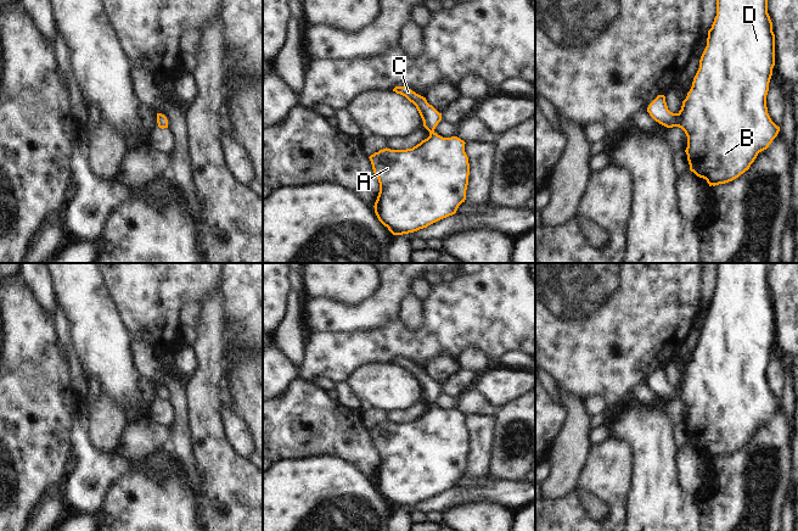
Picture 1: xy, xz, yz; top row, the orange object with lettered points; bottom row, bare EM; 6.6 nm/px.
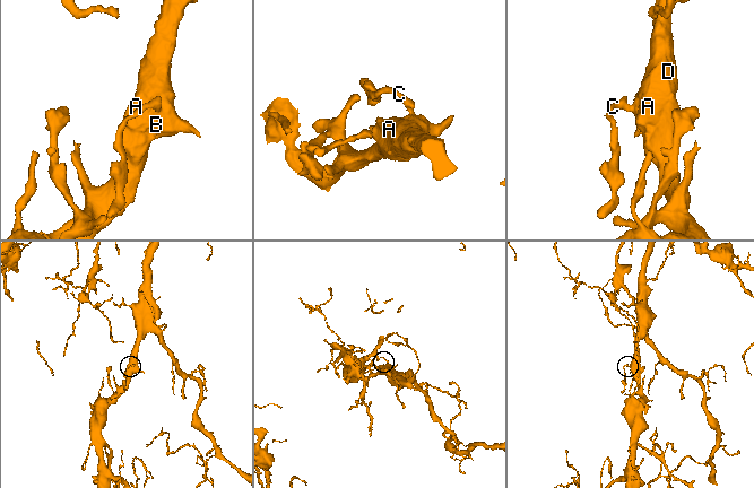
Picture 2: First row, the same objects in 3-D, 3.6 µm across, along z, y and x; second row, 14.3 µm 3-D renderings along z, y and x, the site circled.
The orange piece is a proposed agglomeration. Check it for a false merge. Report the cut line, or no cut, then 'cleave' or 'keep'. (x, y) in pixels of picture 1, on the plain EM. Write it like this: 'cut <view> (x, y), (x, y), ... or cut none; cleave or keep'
cut none; keep

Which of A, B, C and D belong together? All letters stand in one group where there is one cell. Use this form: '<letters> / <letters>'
A B C D

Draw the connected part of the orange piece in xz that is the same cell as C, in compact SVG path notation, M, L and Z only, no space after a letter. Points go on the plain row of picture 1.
M395 359L393 364L405 369L416 379L423 399L429 404L429 409L412 421L386 420L369 430L380 455L380 465L373 479L375 486L393 508L403 508L427 501L456 486L459 479L466 473L470 436L463 413L457 409L443 410L434 404L442 393L442 386L429 378L426 370L406 359Z

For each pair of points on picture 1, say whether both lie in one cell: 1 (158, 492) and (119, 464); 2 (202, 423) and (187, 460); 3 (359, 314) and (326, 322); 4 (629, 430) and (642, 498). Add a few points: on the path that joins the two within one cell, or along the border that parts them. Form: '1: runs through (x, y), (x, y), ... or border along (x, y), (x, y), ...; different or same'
1: border along (129, 462), (130, 467), (114, 481), (108, 491); different
2: border along (186, 419), (192, 458), (196, 471), (200, 475); different
3: runs through (350, 317), (335, 317); same
4: runs through (645, 447), (645, 481); same

